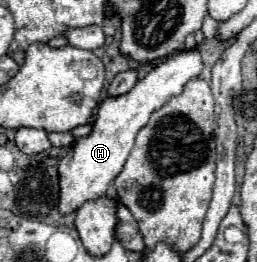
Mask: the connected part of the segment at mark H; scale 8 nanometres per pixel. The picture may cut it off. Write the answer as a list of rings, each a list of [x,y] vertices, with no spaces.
[[[200,50],[192,52],[180,52],[170,58],[166,58],[162,64],[158,64],[154,70],[150,70],[142,80],[136,82],[136,86],[118,98],[106,98],[100,104],[96,122],[92,126],[92,132],[84,138],[78,138],[74,146],[70,148],[69,154],[64,156],[58,165],[59,186],[60,186],[60,212],[68,214],[80,204],[88,200],[96,200],[100,196],[106,196],[110,190],[110,184],[122,170],[138,130],[150,120],[150,114],[164,106],[168,98],[182,92],[184,84],[190,78],[200,76],[204,64]]]

